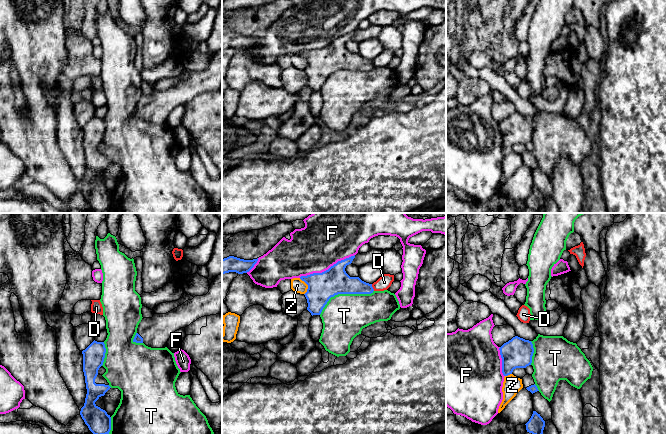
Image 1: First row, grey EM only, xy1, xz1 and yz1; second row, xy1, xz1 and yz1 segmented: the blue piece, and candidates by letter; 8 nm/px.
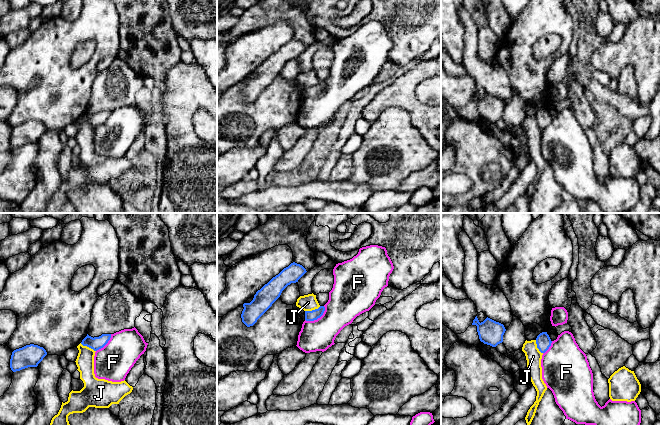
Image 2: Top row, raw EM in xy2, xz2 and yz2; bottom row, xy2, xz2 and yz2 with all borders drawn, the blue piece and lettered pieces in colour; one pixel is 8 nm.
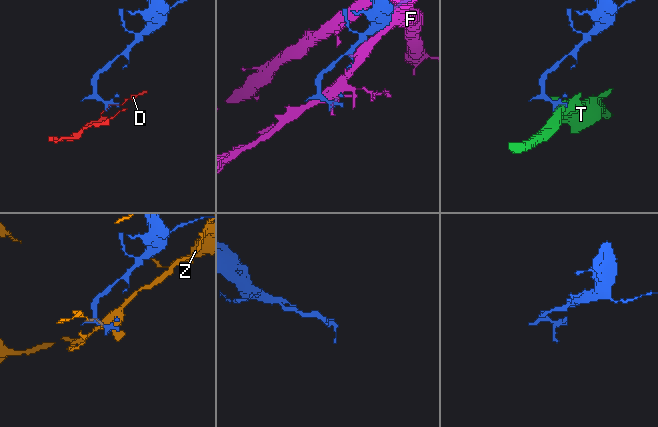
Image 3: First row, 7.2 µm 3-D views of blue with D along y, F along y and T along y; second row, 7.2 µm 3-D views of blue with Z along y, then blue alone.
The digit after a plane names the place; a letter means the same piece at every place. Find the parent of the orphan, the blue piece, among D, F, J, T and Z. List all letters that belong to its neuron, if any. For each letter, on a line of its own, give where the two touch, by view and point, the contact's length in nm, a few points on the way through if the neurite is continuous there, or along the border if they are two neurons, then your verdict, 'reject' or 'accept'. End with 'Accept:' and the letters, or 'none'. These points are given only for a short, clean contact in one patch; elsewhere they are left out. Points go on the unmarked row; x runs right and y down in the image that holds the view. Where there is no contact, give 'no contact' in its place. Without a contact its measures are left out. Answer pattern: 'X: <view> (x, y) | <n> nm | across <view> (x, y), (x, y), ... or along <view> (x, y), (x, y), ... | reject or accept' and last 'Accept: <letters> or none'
D: xz1 (372, 63) | 60 nm | reject
F: xz1 (326, 46) | 480 nm | reject
J: xy2 (88, 122) | 140 nm | along xy2 (80, 119), (95, 127) | reject
T: xz1 (343, 69) | 480 nm | reject
Z: xz1 (308, 62) | 140 nm | reject
Accept: none

